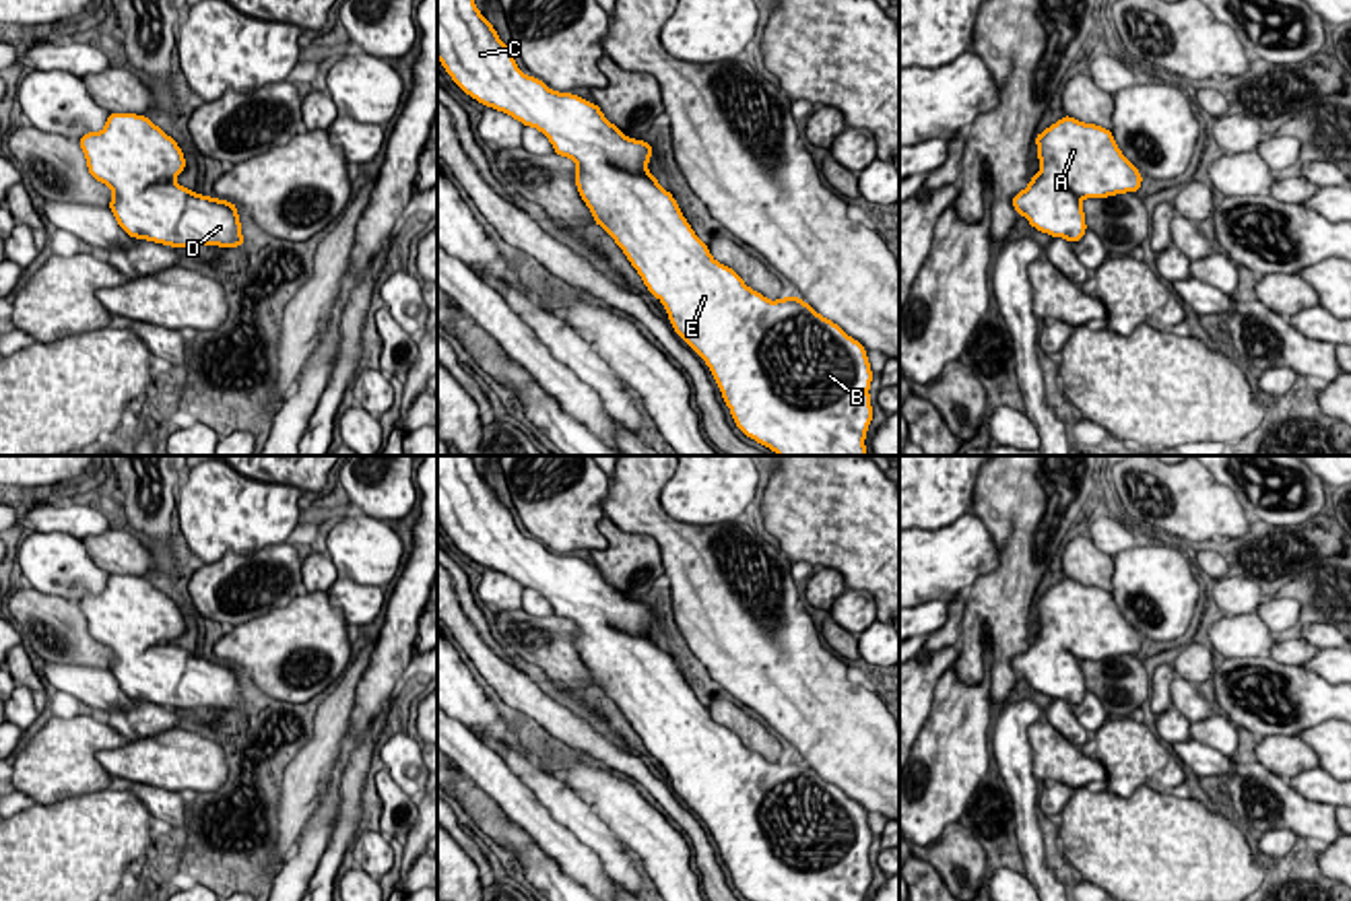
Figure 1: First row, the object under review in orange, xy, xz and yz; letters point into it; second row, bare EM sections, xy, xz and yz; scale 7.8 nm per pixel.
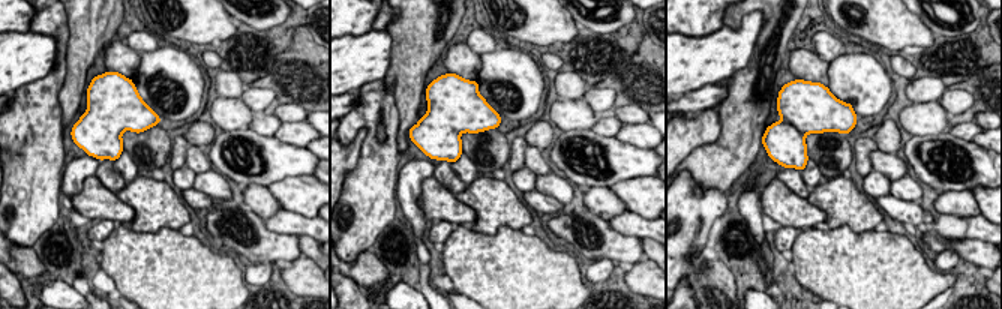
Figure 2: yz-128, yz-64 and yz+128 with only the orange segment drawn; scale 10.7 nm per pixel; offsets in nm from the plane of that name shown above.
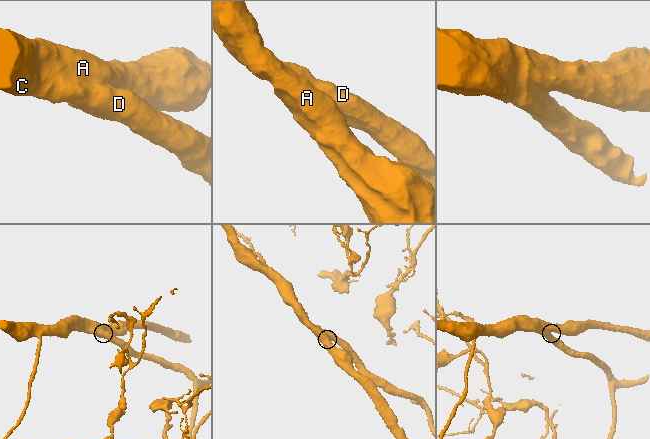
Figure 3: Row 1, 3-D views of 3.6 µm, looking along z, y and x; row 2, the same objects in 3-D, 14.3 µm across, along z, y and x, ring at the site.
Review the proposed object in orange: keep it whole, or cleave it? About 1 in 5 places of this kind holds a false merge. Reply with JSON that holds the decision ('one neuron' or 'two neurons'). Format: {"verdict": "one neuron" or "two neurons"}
{"verdict": "one neuron"}

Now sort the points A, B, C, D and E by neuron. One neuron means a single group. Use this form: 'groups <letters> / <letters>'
groups A B C D E

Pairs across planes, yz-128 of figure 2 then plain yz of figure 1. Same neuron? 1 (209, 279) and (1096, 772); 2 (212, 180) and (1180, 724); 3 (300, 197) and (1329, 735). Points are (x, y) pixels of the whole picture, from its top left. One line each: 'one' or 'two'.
1: two
2: two
3: one

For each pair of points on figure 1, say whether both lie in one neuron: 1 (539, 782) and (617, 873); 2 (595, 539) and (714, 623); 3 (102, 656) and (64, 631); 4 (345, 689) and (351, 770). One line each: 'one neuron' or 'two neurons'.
1: one neuron
2: two neurons
3: one neuron
4: two neurons

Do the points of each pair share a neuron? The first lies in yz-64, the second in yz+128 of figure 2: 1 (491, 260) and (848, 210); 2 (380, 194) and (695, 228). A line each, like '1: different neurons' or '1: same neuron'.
1: same neuron
2: same neuron

